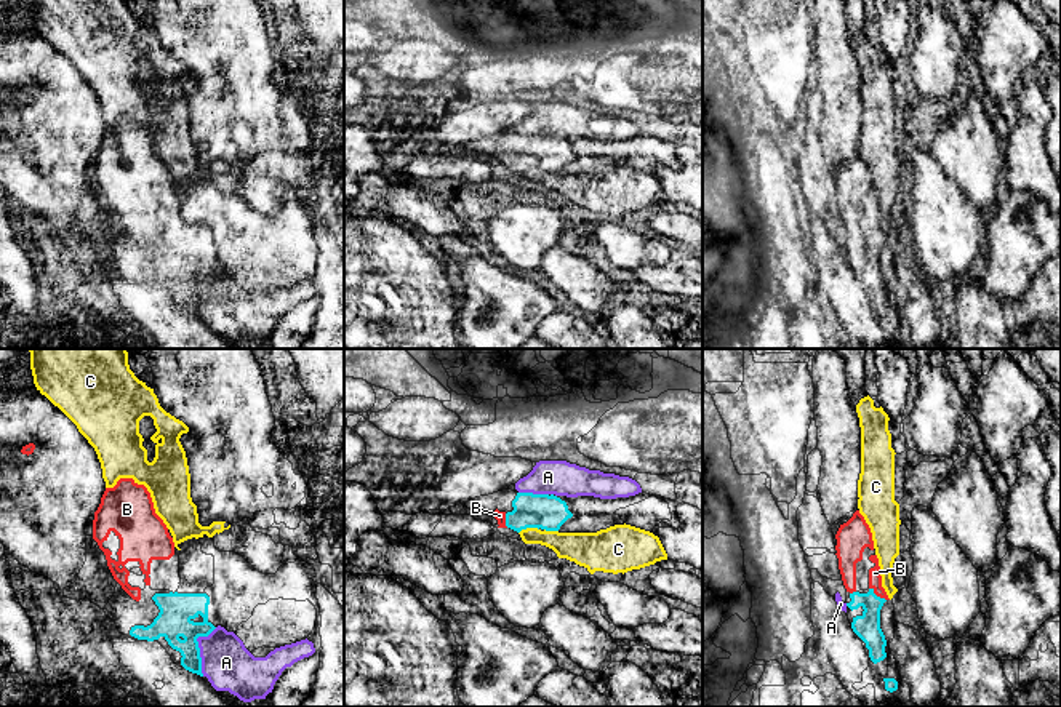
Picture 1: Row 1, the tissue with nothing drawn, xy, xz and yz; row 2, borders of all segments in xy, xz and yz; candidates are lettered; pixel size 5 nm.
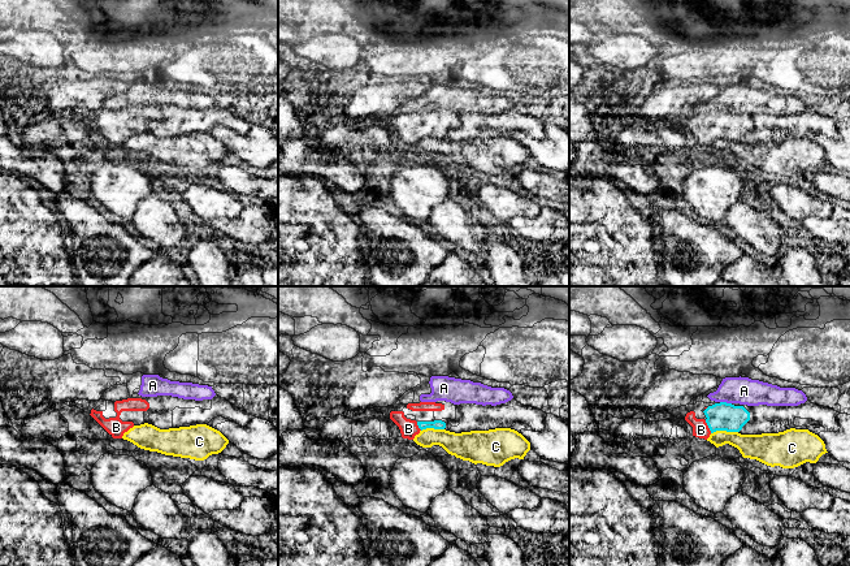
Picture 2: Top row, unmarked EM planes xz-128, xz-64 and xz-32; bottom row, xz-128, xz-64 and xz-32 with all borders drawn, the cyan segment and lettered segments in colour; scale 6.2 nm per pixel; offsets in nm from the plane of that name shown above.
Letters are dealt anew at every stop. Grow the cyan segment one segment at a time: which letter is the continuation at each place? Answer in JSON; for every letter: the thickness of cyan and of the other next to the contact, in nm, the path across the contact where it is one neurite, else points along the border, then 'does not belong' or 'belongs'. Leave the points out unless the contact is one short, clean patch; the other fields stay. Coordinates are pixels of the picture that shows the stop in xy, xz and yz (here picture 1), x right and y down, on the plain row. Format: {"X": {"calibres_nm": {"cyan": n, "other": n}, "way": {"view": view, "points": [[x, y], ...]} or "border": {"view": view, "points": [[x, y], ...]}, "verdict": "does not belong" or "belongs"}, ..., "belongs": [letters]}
{"A": {"calibres_nm": {"cyan": 170, "other": 240}, "verdict": "does not belong"}, "B": {"calibres_nm": {"cyan": 130, "other": 60}, "way": {"view": "yz", "points": [[868, 267], [871, 245], [876, 237], [874, 215]]}, "verdict": "belongs"}, "C": {"calibres_nm": {"cyan": 180, "other": 140}, "verdict": "does not belong"}, "belongs": ["B"]}

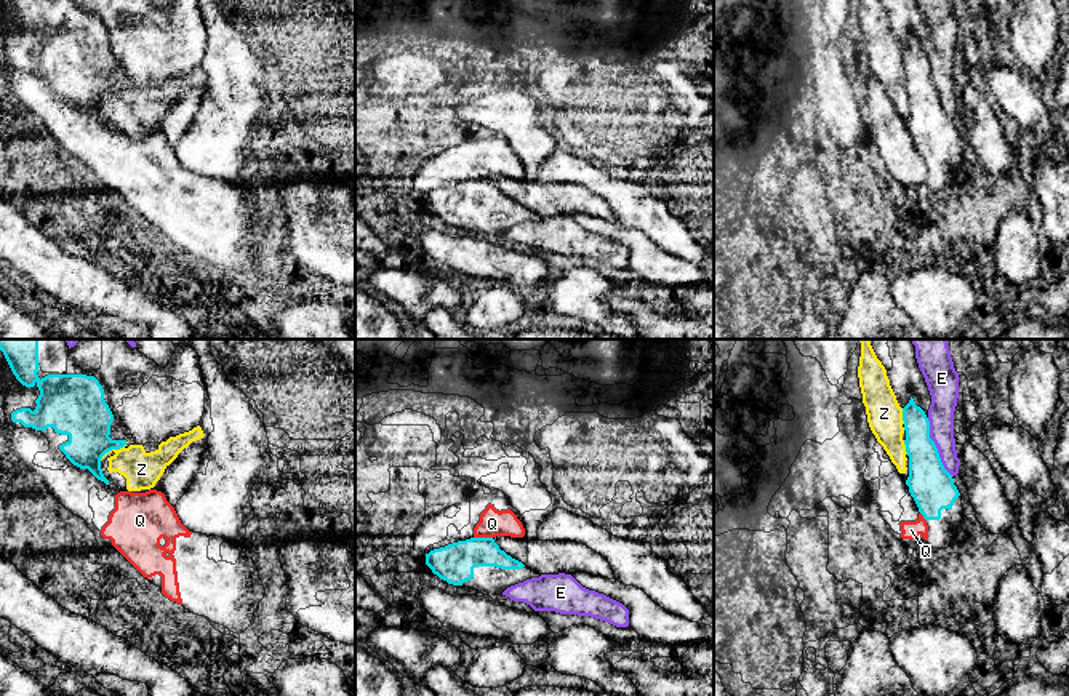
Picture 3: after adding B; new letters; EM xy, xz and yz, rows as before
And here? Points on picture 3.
{"E": {"calibres_nm": {"cyan": 220, "other": 130}, "verdict": "does not belong"}, "Q": {"calibres_nm": {"cyan": 200, "other": 130}, "border": {"view": "xz", "points": [[474, 178], [492, 180]]}, "verdict": "does not belong"}, "Z": {"calibres_nm": {"cyan": 280, "other": 180}, "verdict": "does not belong"}, "belongs": []}

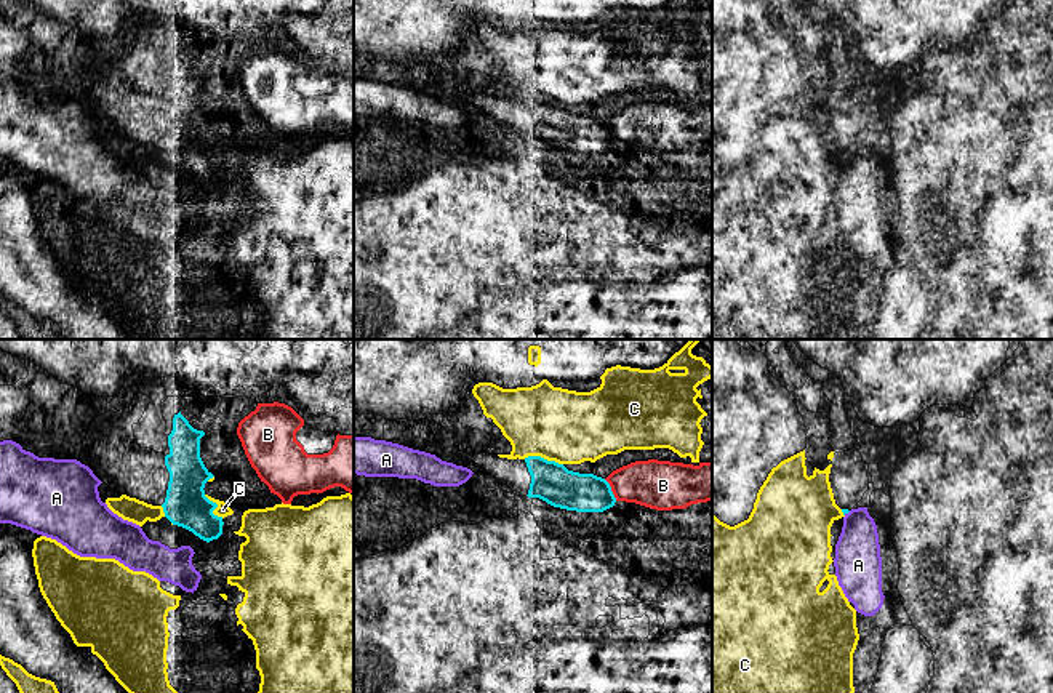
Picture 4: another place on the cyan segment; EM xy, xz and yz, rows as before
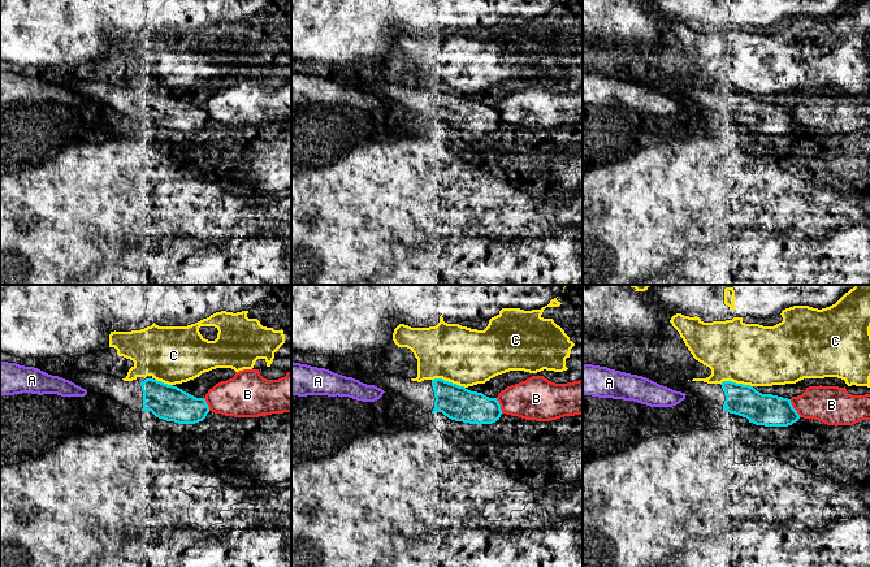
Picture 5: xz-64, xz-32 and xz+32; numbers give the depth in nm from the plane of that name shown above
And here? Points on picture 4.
{"A": {"calibres_nm": {"cyan": 30, "other": 220}, "verdict": "does not belong"}, "B": {"calibres_nm": {"cyan": 200, "other": 240}, "verdict": "does not belong"}, "C": {"calibres_nm": {"cyan": 200, "other": 360}, "verdict": "does not belong"}, "belongs": []}

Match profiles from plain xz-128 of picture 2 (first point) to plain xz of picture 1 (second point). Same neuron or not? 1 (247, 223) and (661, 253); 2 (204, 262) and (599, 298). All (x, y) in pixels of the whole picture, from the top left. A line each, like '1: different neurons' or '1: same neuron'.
1: different neurons
2: different neurons

